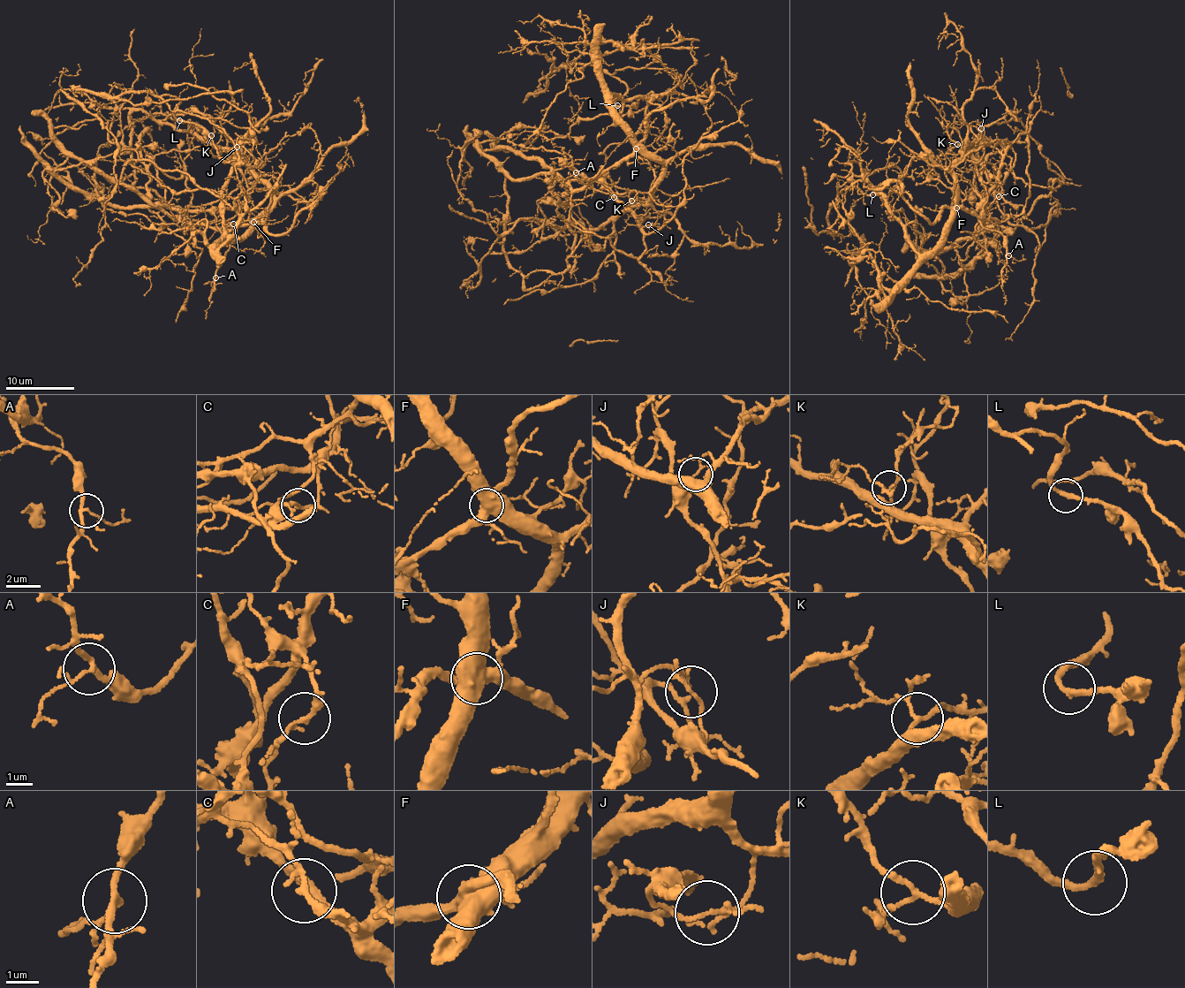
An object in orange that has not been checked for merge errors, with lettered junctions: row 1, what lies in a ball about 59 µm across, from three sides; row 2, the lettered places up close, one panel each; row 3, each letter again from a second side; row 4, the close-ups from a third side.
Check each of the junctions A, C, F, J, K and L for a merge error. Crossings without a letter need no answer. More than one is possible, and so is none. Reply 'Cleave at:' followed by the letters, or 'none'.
Cleave at: C, F, J

